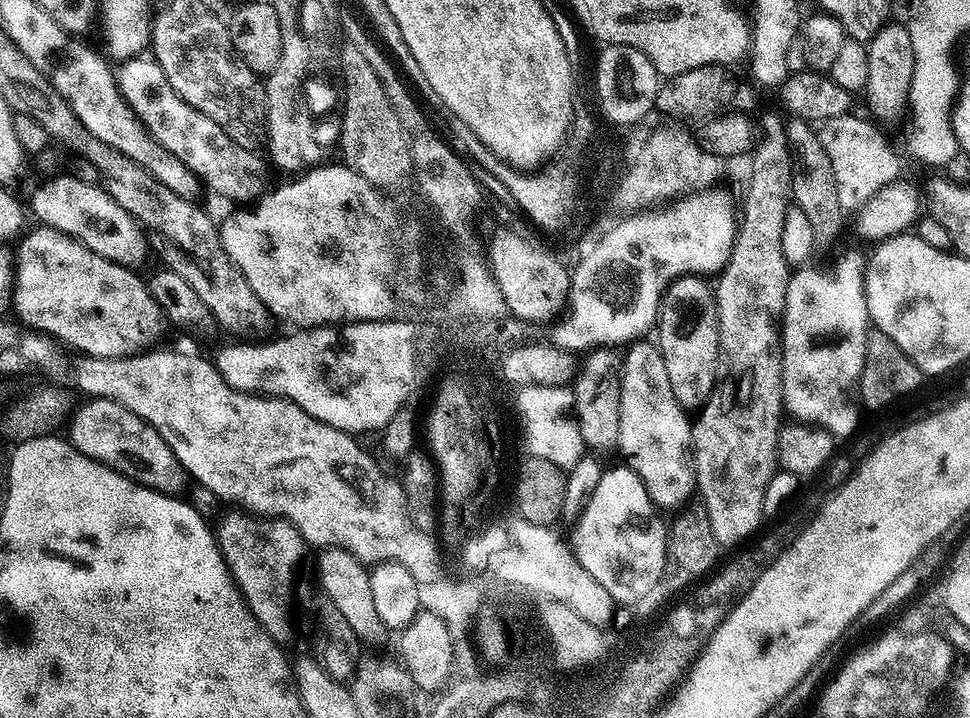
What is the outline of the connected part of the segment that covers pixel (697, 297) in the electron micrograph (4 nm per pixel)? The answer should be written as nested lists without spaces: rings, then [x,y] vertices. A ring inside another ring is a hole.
[[[691,274],[679,276],[672,281],[660,300],[660,313],[657,314],[654,325],[654,340],[662,354],[662,362],[666,362],[670,390],[674,390],[674,398],[678,398],[685,410],[699,410],[704,407],[716,387],[720,366],[720,323],[716,313],[716,298],[713,285],[704,280],[707,279],[703,275]]]

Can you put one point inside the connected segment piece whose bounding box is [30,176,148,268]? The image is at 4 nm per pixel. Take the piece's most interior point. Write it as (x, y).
(96, 219)

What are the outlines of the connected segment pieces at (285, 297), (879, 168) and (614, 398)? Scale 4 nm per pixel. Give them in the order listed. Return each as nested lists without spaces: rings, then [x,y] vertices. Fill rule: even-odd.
[[[343,162],[336,164],[321,163],[319,166],[309,167],[307,171],[293,184],[284,184],[267,193],[267,203],[262,203],[264,214],[264,284],[254,284],[250,290],[258,294],[258,298],[273,317],[285,320],[288,324],[296,324],[297,329],[322,328],[325,326],[347,326],[362,324],[366,320],[383,320],[384,312],[392,308],[392,300],[388,300],[388,280],[384,280],[384,272],[392,272],[392,264],[396,264],[396,220],[392,220],[392,212],[380,204],[380,189],[375,188],[362,174],[350,170]]]
[[[856,115],[828,119],[818,128],[819,140],[832,164],[838,198],[842,208],[848,212],[870,204],[884,187],[899,179],[897,176],[900,172],[900,158],[876,128],[878,126]]]
[[[615,347],[593,348],[583,353],[570,384],[576,425],[584,439],[585,449],[596,454],[607,448],[615,449],[618,445],[618,422],[622,419],[621,367],[622,356]]]

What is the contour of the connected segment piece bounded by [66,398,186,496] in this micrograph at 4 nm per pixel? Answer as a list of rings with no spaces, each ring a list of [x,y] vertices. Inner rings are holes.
[[[92,398],[84,403],[88,404],[82,405],[80,409],[77,407],[71,413],[67,425],[69,428],[66,436],[73,448],[82,456],[129,476],[135,484],[144,488],[153,488],[166,496],[183,493],[180,491],[184,488],[184,480],[186,481],[184,468],[178,462],[174,450],[166,446],[162,434],[158,434],[154,426],[150,426],[138,414],[123,408],[116,400]]]

